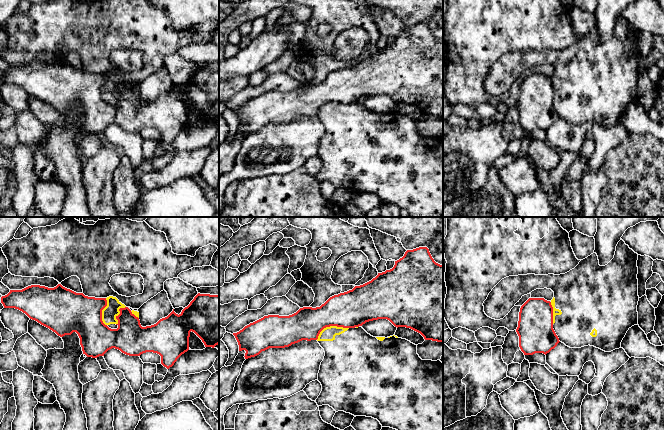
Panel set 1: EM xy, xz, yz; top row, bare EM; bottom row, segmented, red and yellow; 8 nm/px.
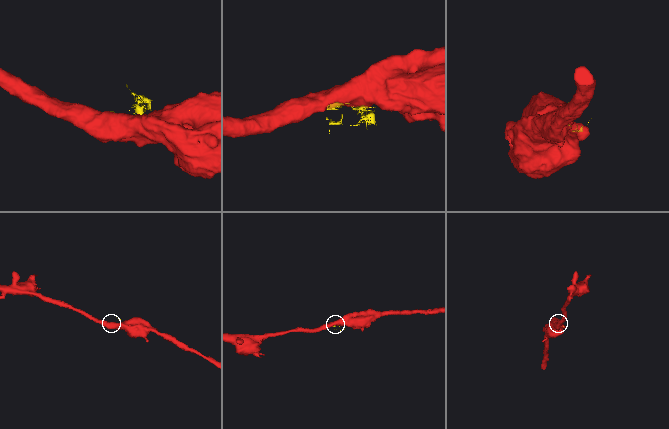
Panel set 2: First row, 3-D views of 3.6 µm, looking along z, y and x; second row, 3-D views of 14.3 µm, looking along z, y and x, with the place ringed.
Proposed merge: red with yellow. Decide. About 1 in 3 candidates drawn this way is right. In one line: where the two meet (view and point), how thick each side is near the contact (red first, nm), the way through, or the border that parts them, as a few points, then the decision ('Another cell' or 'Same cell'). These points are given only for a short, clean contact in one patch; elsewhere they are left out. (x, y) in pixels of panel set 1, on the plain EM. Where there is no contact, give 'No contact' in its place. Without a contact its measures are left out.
Touches red at xz (330, 101). Thickness 300 nm (red) against 110 nm. Boundary: xz (348, 103), (326, 102), (316, 115). Another cell

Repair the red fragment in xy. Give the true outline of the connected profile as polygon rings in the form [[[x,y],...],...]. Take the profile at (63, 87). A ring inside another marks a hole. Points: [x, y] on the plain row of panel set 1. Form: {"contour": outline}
{"contour": [[[58,60],[54,64],[48,64],[40,61],[31,61],[22,66],[10,66],[10,68],[1,73],[1,79],[4,84],[15,84],[25,89],[30,95],[37,97],[41,101],[49,104],[58,112],[71,111],[76,108],[80,114],[80,121],[83,130],[87,133],[97,134],[112,125],[118,125],[129,132],[140,132],[146,128],[157,129],[161,132],[161,140],[169,145],[174,141],[177,135],[189,126],[190,108],[194,108],[204,119],[205,123],[214,124],[219,120],[219,71],[198,69],[190,80],[185,83],[178,91],[173,87],[165,94],[160,95],[156,100],[142,103],[140,96],[128,83],[120,84],[120,90],[116,92],[118,99],[117,105],[111,105],[102,97],[102,86],[107,82],[106,74],[95,74],[85,72],[83,69],[76,69],[70,65]]]}

